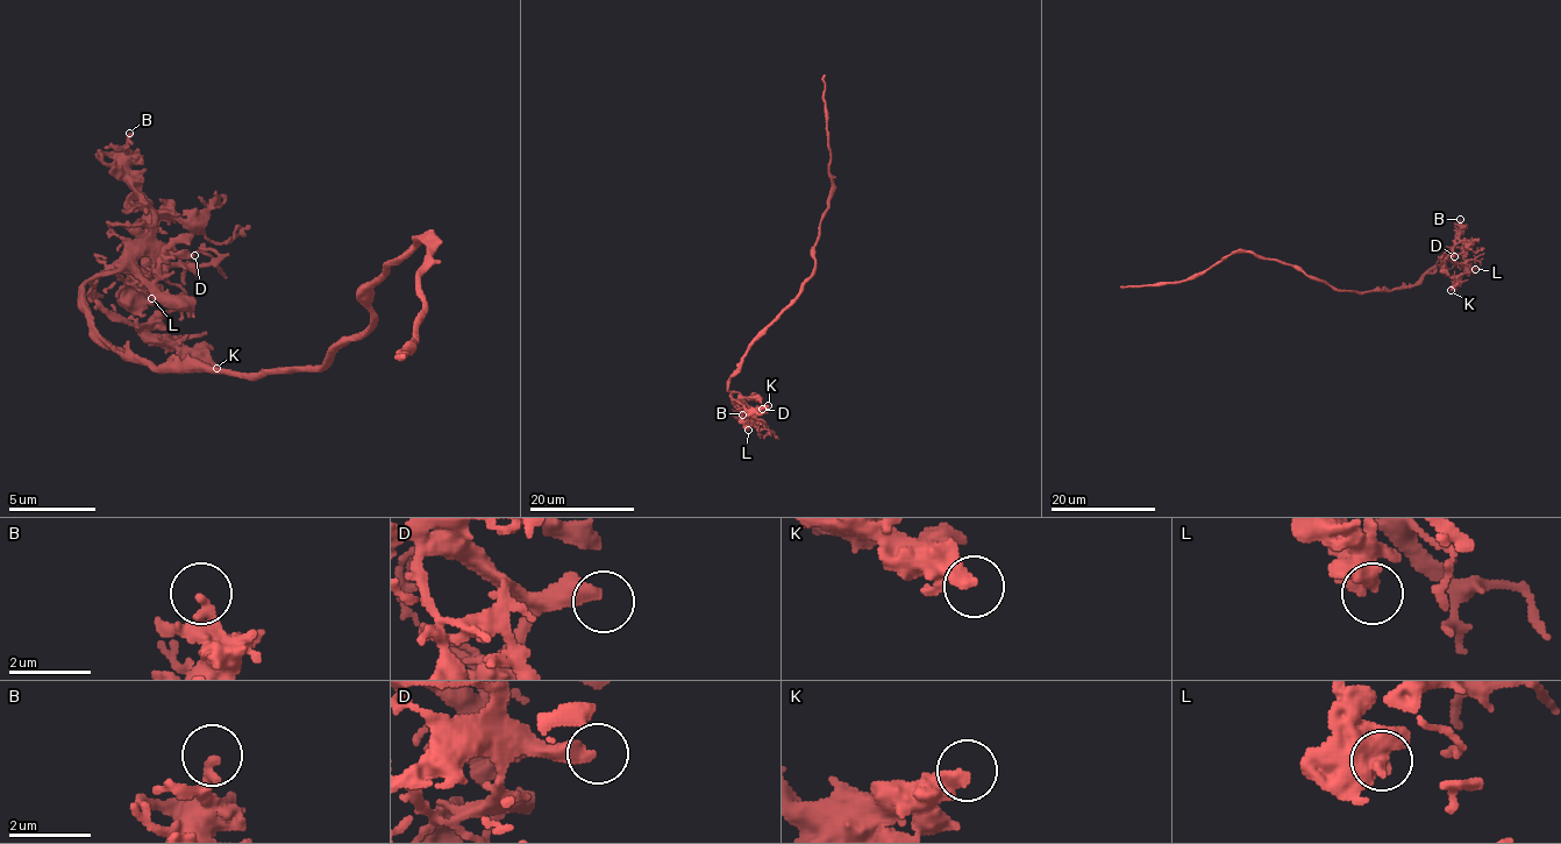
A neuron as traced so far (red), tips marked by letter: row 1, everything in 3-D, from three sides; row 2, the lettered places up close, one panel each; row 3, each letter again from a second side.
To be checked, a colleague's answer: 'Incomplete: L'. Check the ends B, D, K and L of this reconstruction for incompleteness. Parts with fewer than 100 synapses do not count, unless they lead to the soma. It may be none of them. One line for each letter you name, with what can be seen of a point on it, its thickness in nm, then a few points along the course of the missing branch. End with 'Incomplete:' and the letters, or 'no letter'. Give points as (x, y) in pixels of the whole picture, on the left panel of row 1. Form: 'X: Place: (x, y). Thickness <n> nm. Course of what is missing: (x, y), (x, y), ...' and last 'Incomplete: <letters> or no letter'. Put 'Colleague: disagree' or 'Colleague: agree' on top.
Colleague: disagree
D: Place: (194, 255). Thickness 440 nm. Course of what is missing: (194, 255), (308, 228), (378, 228), (408, 203), (478, 211), (465, 181), (486, 89)
Incomplete: D

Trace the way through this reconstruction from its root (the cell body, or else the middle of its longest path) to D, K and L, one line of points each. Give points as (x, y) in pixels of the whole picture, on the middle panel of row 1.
D: (806, 279), (799, 295), (754, 342), (742, 366), (731, 377), (729, 389), (735, 391), (752, 408), (762, 409)
K: (806, 279), (799, 295), (754, 342), (731, 377), (733, 399), (747, 409), (768, 405)
L: (806, 279), (799, 295), (754, 342), (742, 366), (731, 377), (732, 402), (748, 430)

